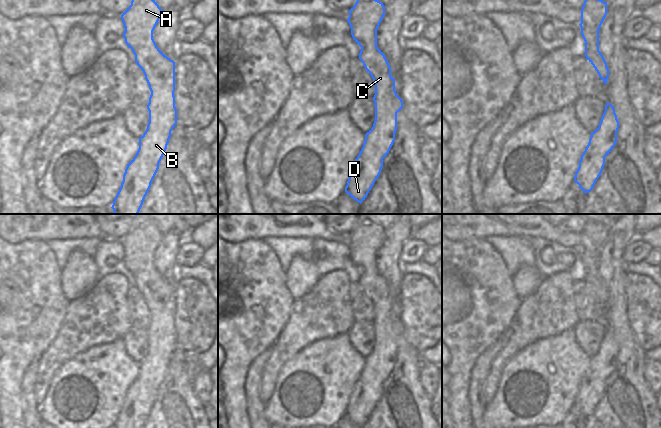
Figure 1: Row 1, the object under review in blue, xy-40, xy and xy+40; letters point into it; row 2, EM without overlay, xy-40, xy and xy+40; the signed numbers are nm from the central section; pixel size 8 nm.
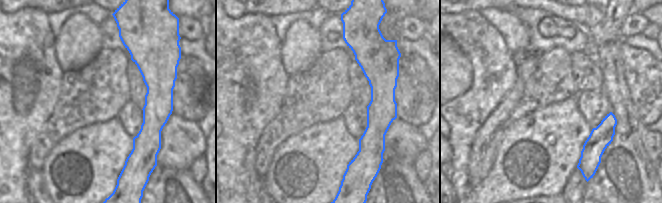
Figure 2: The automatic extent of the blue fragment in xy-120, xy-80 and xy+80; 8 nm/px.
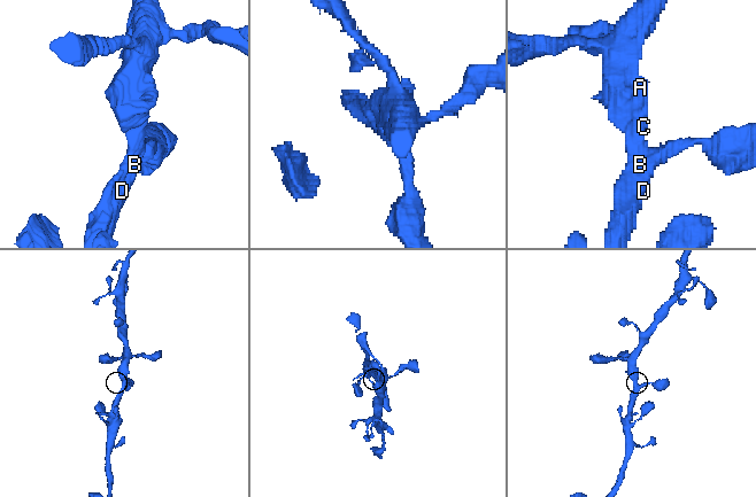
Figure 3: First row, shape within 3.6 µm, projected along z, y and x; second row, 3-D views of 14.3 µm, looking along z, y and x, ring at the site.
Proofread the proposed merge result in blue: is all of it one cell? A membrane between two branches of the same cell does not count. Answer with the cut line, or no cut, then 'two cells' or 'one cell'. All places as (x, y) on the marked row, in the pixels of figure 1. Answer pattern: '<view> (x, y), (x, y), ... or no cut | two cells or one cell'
no cut | one cell

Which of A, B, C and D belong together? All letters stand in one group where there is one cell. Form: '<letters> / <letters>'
A B C D

